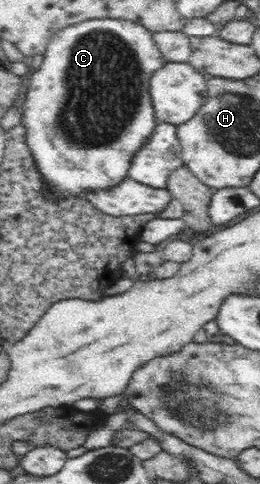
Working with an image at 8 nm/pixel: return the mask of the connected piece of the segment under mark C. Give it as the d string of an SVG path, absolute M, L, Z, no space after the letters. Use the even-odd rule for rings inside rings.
M102 19L102 21L84 21L78 25L64 27L56 35L52 35L50 43L47 45L47 51L43 54L44 62L40 68L32 68L25 78L25 91L28 97L24 101L24 126L26 126L26 140L28 146L40 172L44 174L46 182L50 184L52 194L63 196L64 194L80 195L82 191L88 188L107 188L116 185L123 177L127 176L130 167L130 159L133 158L134 152L146 141L146 138L153 132L156 127L156 116L153 115L151 97L149 96L149 81L151 75L157 70L164 67L166 61L158 46L153 40L153 33L145 27L132 23L131 21L112 21L112 19Z

